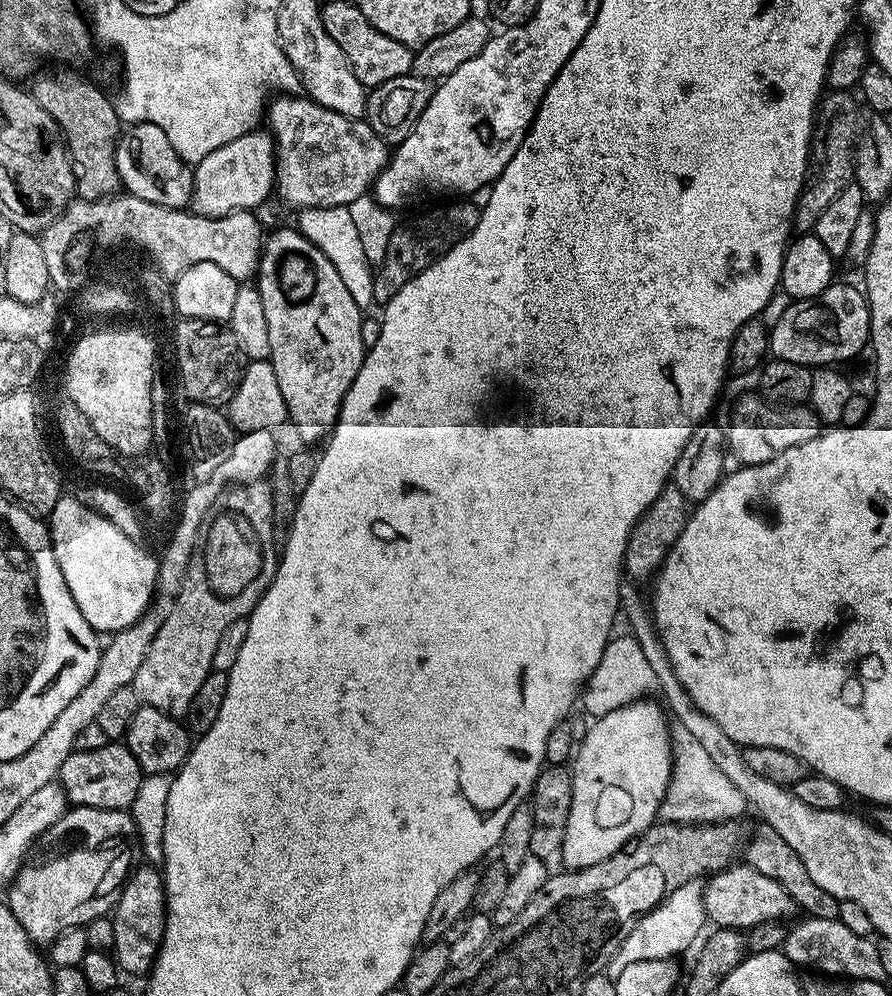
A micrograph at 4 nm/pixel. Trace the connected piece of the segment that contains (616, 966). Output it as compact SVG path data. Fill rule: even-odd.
M691 880L678 890L668 893L656 907L641 916L634 930L626 934L626 942L622 942L622 946L618 946L618 950L612 956L606 969L607 975L614 978L634 962L667 960L675 957L677 955L675 952L686 951L699 938L704 924L706 925L704 884L700 880Z

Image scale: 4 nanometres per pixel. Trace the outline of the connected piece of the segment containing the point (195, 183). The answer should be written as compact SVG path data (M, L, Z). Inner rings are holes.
M253 130L242 134L242 138L234 138L234 142L226 142L226 146L218 146L218 150L206 154L202 162L194 165L192 174L191 211L206 218L222 218L235 212L252 212L273 193L276 181L276 142L264 130Z

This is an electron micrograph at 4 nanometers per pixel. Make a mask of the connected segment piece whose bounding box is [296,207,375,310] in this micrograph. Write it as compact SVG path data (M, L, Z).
M348 207L303 208L298 213L297 231L300 231L312 245L318 246L326 258L333 263L346 290L361 310L373 305L374 270L364 253L359 233L353 223Z

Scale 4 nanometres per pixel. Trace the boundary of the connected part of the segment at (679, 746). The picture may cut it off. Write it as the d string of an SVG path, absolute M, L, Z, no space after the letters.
M673 723L672 734L672 777L668 783L666 794L660 803L659 819L669 824L717 824L719 820L734 820L743 817L748 803L742 793L722 774L719 759L708 753L708 748L684 724Z

